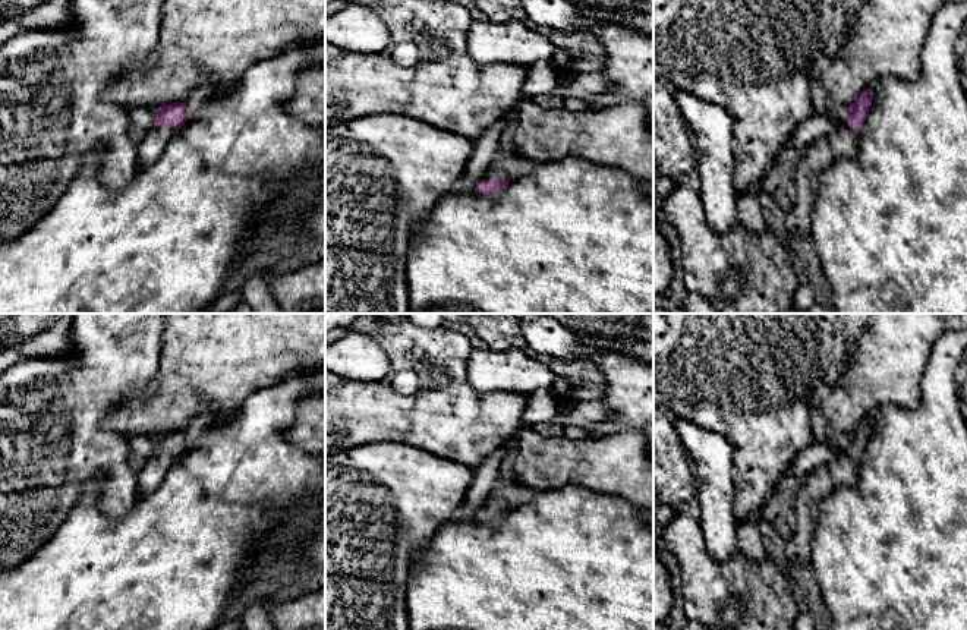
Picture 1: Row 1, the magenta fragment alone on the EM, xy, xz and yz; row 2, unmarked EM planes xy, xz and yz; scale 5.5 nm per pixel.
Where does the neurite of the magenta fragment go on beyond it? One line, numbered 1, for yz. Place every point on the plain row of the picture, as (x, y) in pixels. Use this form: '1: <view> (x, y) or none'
1: yz (841, 471)

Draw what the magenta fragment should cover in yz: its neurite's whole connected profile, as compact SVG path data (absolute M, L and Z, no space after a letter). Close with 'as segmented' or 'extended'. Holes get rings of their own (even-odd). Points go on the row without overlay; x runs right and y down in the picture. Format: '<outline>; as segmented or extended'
M867 416L845 438L842 453L800 479L794 503L797 526L785 544L785 557L793 566L810 560L812 538L826 497L841 486L854 485L872 429L872 416Z; extended

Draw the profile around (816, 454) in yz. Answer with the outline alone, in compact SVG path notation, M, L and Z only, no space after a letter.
M840 437L840 441L837 445L823 441L816 442L813 441L807 448L804 448L794 460L788 470L788 476L794 476L797 479L801 479L816 467L828 463L834 457L837 457L840 453L845 451L845 438Z

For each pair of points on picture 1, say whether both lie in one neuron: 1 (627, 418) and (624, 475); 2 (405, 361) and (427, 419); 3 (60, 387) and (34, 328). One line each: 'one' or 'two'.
1: two
2: one
3: two

